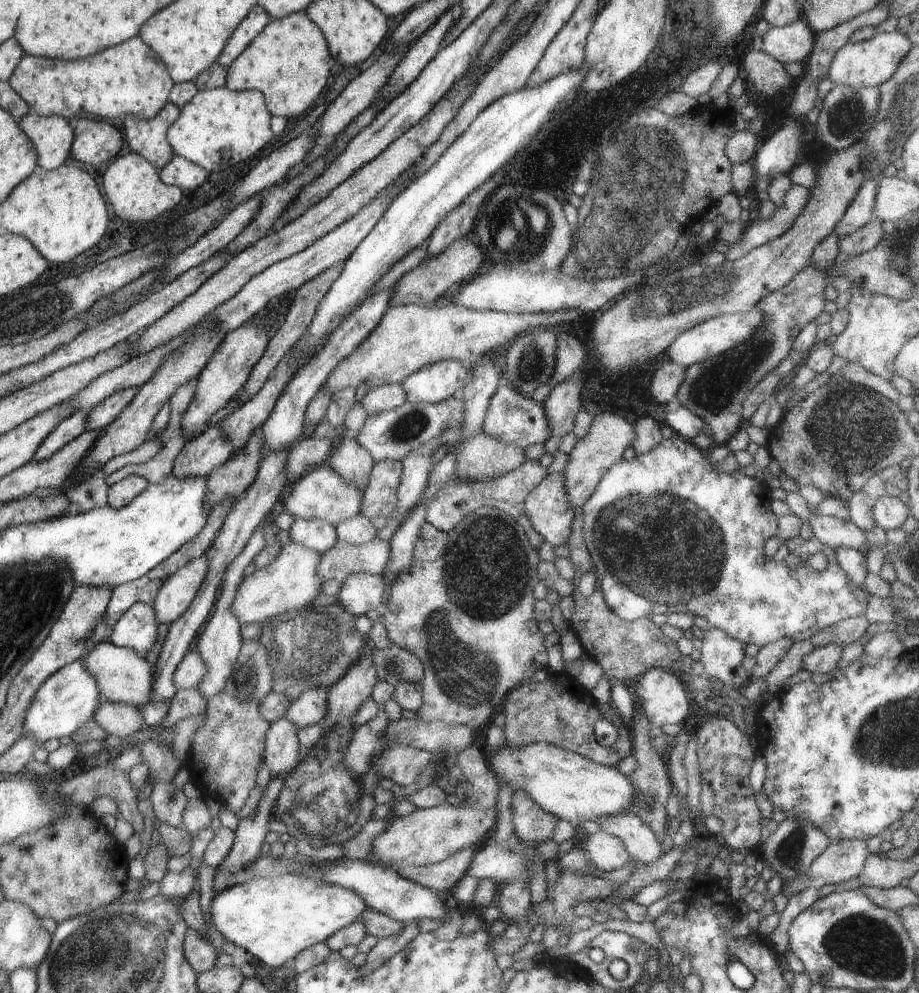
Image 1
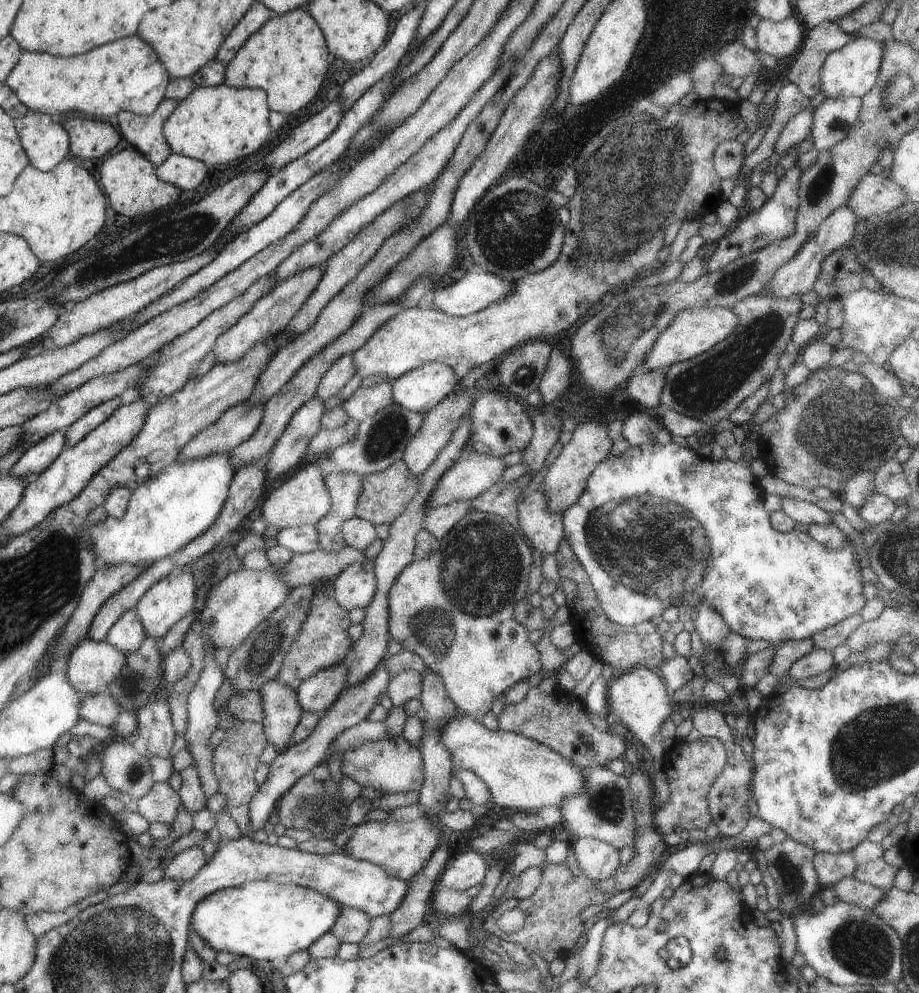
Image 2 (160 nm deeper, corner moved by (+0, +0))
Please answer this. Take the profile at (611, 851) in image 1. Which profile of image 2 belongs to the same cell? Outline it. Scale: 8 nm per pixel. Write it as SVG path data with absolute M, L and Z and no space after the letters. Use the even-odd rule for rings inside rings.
M578 838L571 847L582 874L589 880L611 879L621 866L619 851L603 841Z

